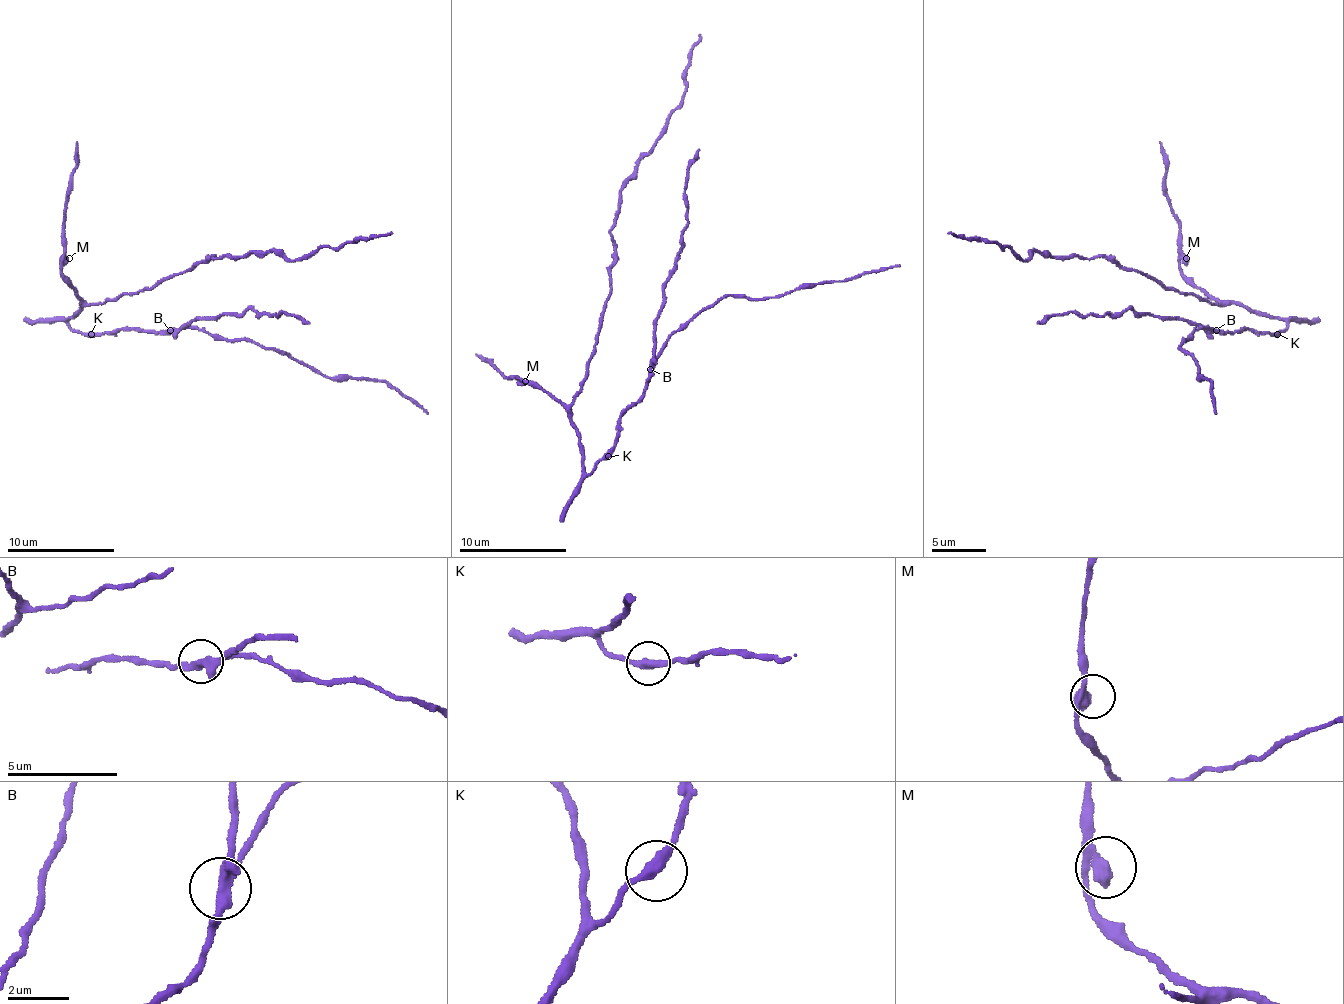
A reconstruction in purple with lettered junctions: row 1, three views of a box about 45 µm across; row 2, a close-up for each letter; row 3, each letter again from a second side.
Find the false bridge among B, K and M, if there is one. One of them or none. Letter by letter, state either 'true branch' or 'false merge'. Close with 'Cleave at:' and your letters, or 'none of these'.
B: false merge
K: true branch
M: true branch
Cleave at: B

